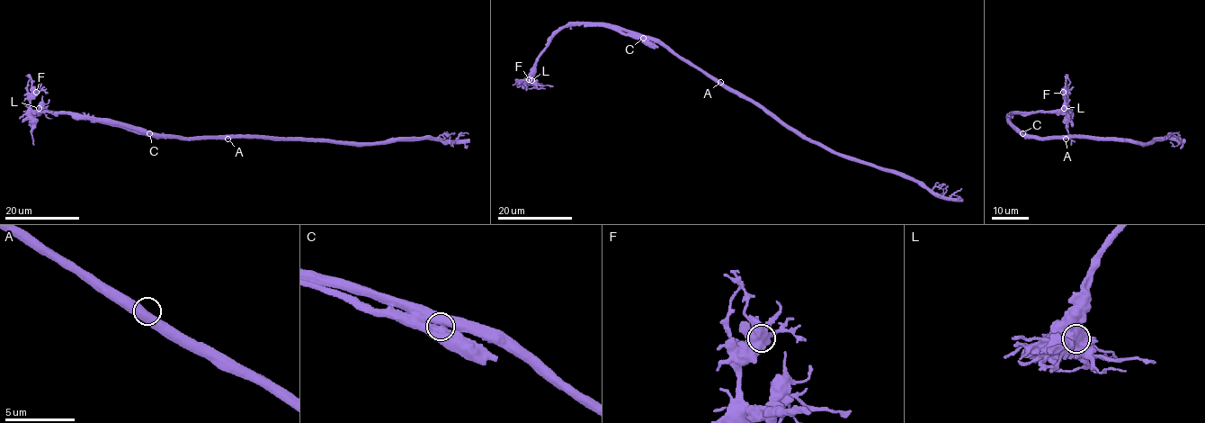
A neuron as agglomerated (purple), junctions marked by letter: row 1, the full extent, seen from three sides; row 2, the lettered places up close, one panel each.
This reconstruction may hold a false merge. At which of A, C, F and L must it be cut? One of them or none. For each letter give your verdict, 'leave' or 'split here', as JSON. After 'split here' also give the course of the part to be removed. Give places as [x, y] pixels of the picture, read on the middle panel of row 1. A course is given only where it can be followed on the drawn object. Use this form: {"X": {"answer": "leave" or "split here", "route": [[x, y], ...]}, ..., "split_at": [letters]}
{"A": {"answer": "leave"}, "C": {"answer": "split here", "route": [[642, 38], [633, 38], [609, 28], [584, 25]]}, "F": {"answer": "leave"}, "L": {"answer": "leave"}, "split_at": ["C"]}

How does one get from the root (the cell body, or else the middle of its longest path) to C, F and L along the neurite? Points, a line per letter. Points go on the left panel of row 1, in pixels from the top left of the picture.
C: (226, 137), (170, 138), (149, 133)
F: (226, 137), (147, 135), (114, 120), (75, 119), (66, 113), (35, 112), (31, 99), (36, 92)
L: (226, 137), (170, 138), (147, 135), (137, 128), (114, 120), (75, 119), (70, 114), (43, 112), (39, 108)

